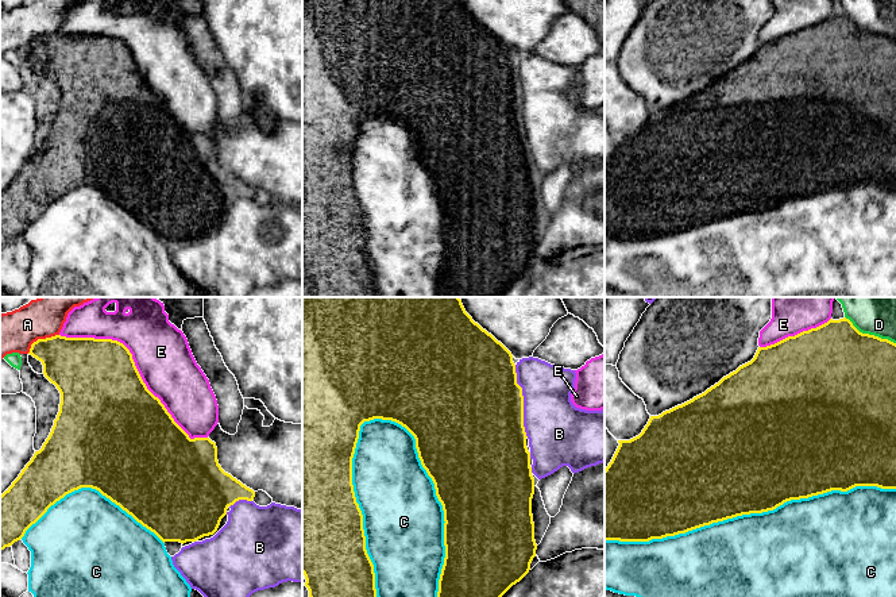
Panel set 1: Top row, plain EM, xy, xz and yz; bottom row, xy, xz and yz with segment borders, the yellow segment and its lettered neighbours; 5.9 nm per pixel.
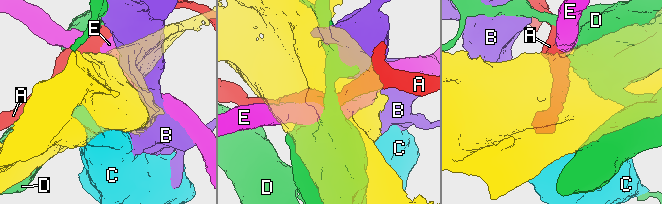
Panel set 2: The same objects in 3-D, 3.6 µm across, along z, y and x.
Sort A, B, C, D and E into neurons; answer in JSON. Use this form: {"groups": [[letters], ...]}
{"groups": [["A"], ["B"], ["C"], ["D"], ["E"]]}

